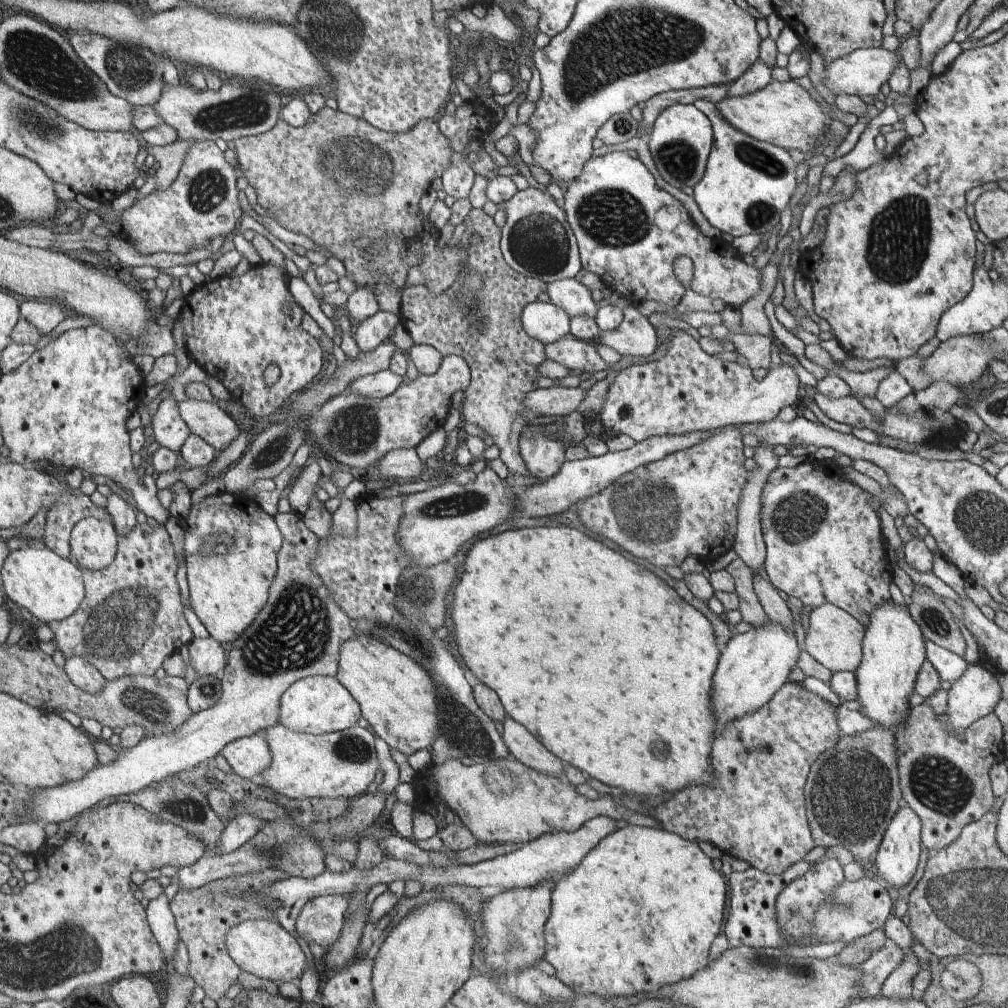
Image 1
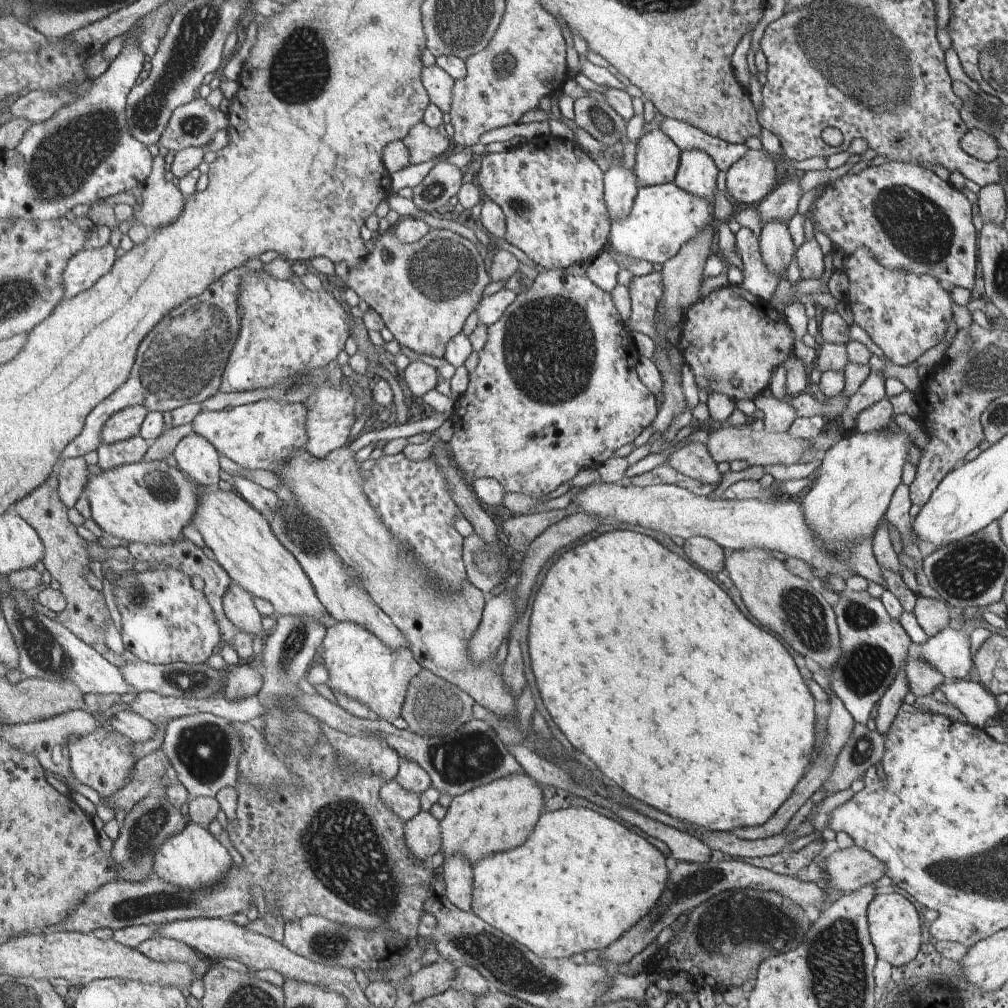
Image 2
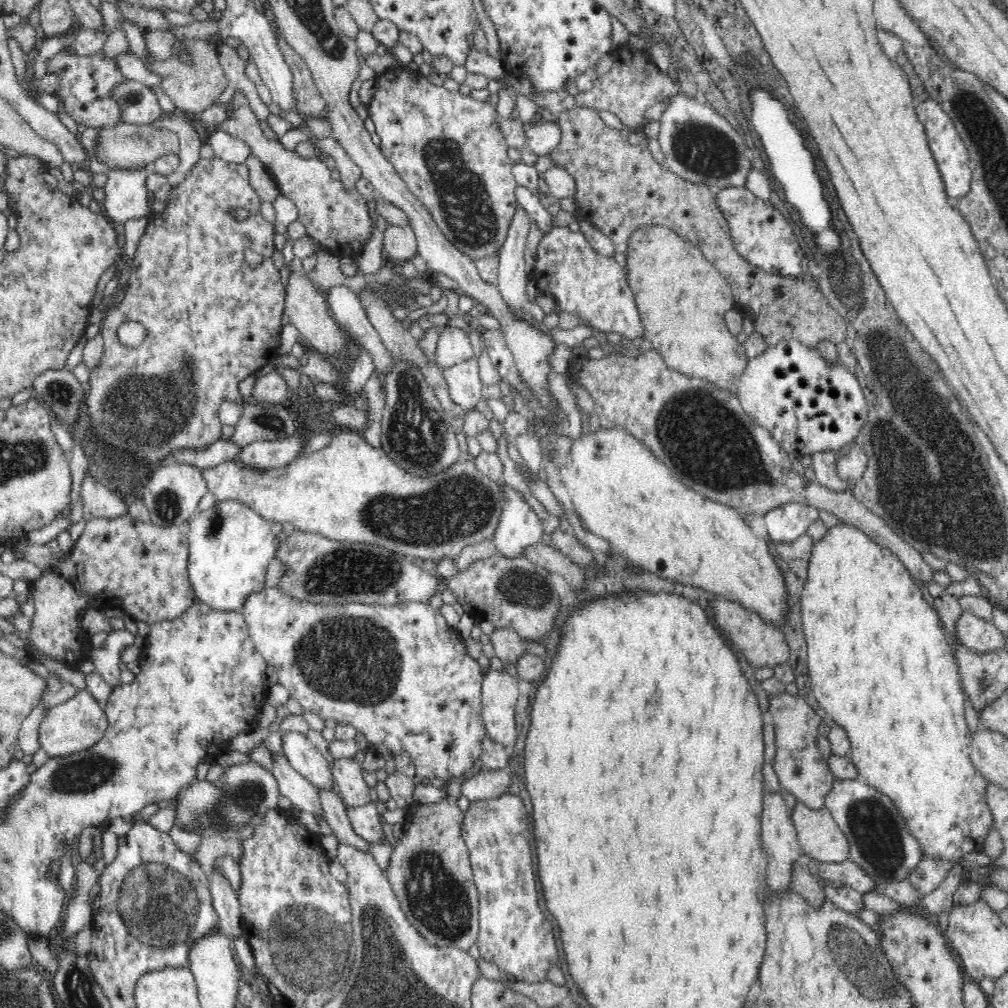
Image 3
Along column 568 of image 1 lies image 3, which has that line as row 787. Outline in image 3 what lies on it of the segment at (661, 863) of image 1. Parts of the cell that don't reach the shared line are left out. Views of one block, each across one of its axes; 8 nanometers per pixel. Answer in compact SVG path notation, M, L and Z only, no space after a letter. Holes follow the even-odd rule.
M844 524L844 526L826 528L824 536L812 544L807 576L802 582L803 590L800 594L799 604L801 605L803 633L807 642L809 672L807 691L814 695L826 714L846 732L852 746L849 758L855 764L859 778L895 804L901 817L905 820L910 834L919 842L923 856L946 858L946 860L956 862L964 855L979 850L982 842L986 840L990 828L994 825L993 810L990 810L985 798L989 783L982 773L975 769L971 761L971 732L966 724L965 694L962 691L957 660L952 655L950 645L946 643L936 611L922 597L914 577L890 549L884 548L883 545L872 540L867 533L860 531L857 527Z

